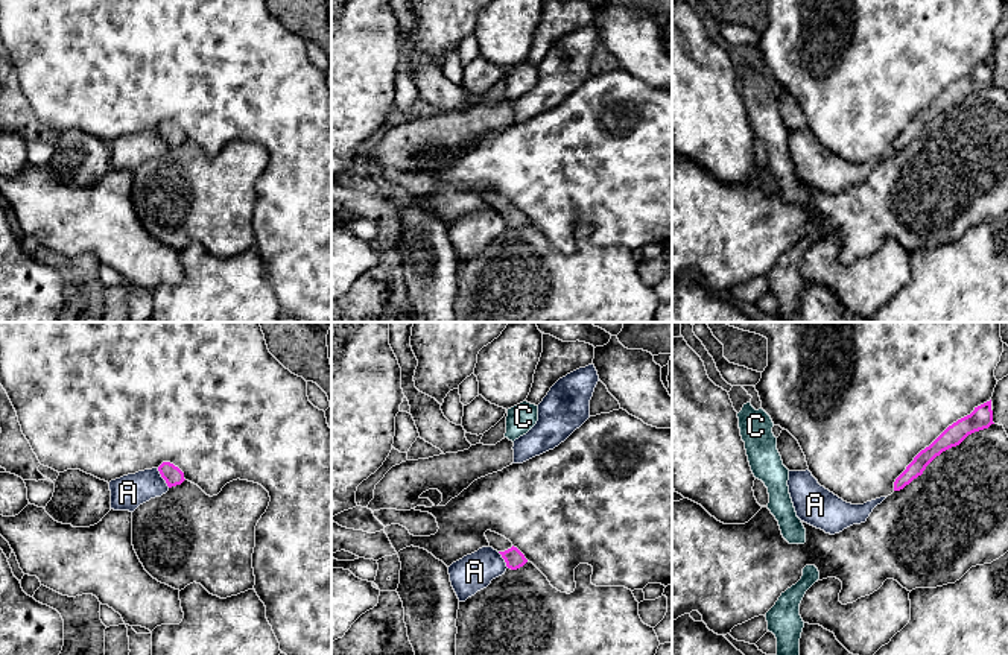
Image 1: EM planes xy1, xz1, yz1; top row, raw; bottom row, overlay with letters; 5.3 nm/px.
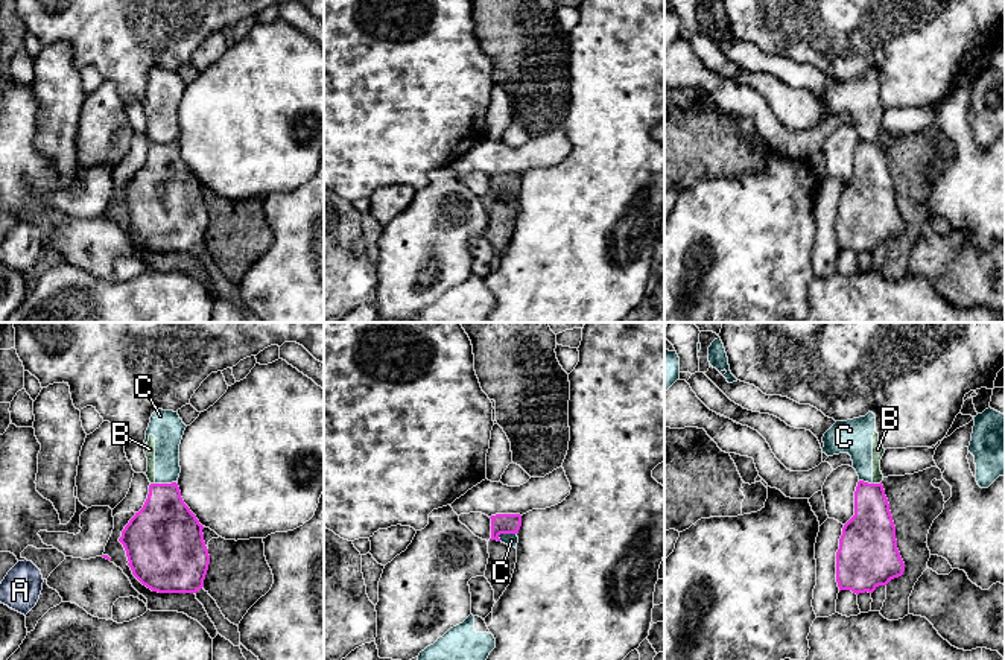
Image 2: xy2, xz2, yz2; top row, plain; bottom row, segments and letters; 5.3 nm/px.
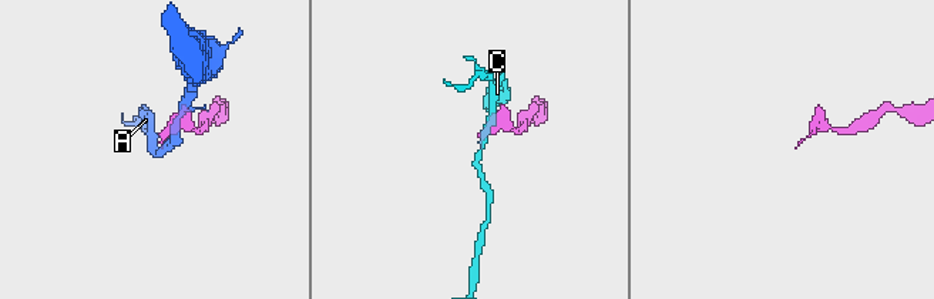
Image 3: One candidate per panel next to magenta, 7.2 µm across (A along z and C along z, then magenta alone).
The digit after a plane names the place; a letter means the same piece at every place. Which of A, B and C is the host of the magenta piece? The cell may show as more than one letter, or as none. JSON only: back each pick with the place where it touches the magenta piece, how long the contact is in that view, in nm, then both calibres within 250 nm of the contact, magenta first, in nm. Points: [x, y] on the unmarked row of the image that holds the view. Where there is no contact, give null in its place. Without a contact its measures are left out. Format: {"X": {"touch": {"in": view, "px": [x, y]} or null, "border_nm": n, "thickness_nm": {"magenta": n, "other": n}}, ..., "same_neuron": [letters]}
{"same_neuron": []}

